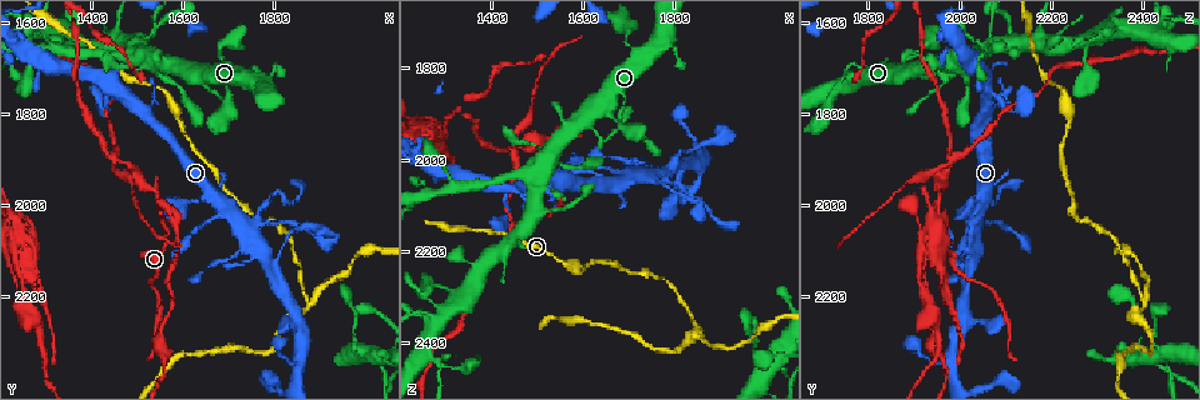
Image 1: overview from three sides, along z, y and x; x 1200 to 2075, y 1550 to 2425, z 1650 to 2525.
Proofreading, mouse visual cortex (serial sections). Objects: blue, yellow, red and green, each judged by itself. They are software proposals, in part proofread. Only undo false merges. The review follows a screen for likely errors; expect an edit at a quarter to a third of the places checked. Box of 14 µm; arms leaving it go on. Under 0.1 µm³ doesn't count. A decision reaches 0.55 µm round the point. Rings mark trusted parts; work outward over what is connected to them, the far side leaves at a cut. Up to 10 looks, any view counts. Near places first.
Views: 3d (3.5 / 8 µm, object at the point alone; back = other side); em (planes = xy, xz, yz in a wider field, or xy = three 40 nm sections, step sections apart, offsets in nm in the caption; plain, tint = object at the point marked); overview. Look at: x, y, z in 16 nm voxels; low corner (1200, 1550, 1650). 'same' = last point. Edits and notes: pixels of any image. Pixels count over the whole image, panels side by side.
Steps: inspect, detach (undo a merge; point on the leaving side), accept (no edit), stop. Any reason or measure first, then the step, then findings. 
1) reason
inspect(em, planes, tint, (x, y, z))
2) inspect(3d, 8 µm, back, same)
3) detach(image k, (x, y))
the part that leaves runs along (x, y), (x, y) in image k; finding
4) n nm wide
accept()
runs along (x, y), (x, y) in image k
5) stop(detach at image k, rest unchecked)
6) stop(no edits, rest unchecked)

arms run side by side
inspect(3d, 3.5 µm, (1260, 1605, 2350))

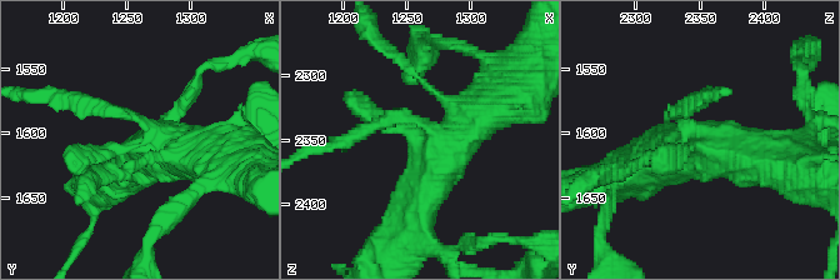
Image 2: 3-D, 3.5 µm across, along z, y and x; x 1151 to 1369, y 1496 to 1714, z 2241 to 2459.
accept()
all the same cell

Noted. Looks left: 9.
abrupt turn
inspect(3d, 3.5 µm, (1740, 2050, 2035))

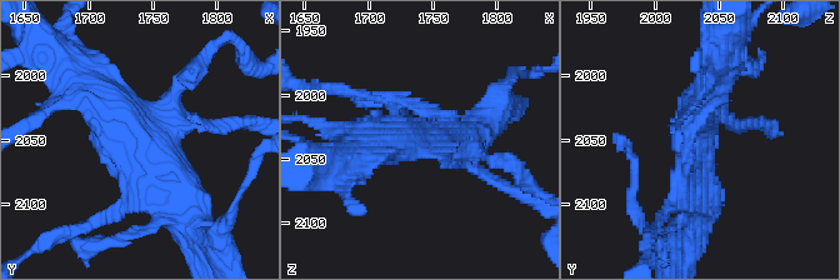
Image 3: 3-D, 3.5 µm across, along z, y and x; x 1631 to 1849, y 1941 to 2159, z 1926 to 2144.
need the tissue
inspect(em, xy, step 2, tint, (1740, 2052, 2032))

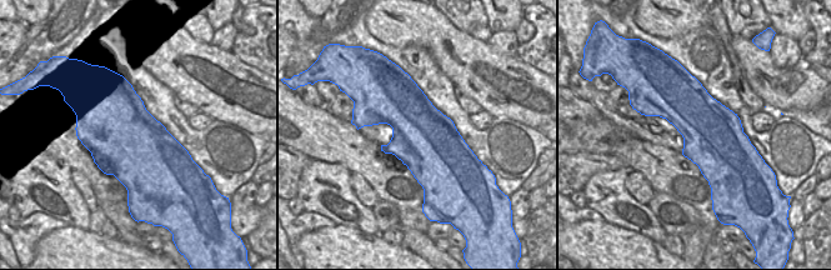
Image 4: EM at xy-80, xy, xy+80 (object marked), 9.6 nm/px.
accept()
runs along (84, 78), (173, 174), (191, 208) in image 3; all the same cell

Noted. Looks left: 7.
three arms meet
inspect(em, planes, tint, (1550, 2000, 1950))

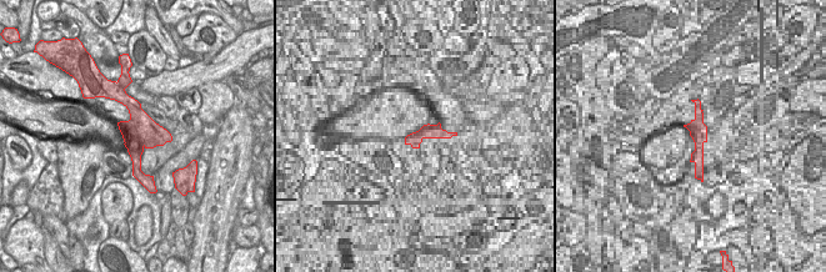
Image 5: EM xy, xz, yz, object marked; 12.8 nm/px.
see where the arms go
inspect(3d, 3.5 µm, same)

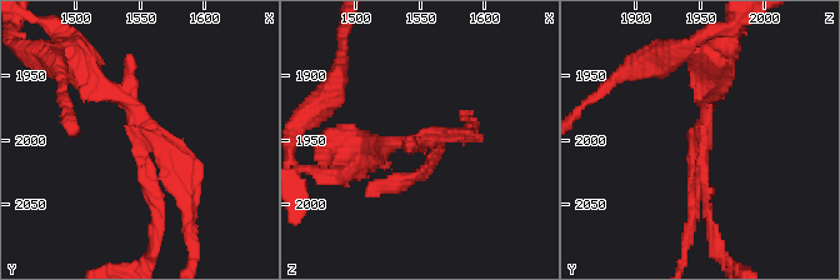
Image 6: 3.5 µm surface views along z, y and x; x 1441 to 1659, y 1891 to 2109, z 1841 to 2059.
detach(image 6, (76, 83))
the part that leaves runs along (131, 103), (100, 88), (63, 34) in image 6; a second cell is stuck on

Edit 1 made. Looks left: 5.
stop(detach at image 6, rest unchecked)

